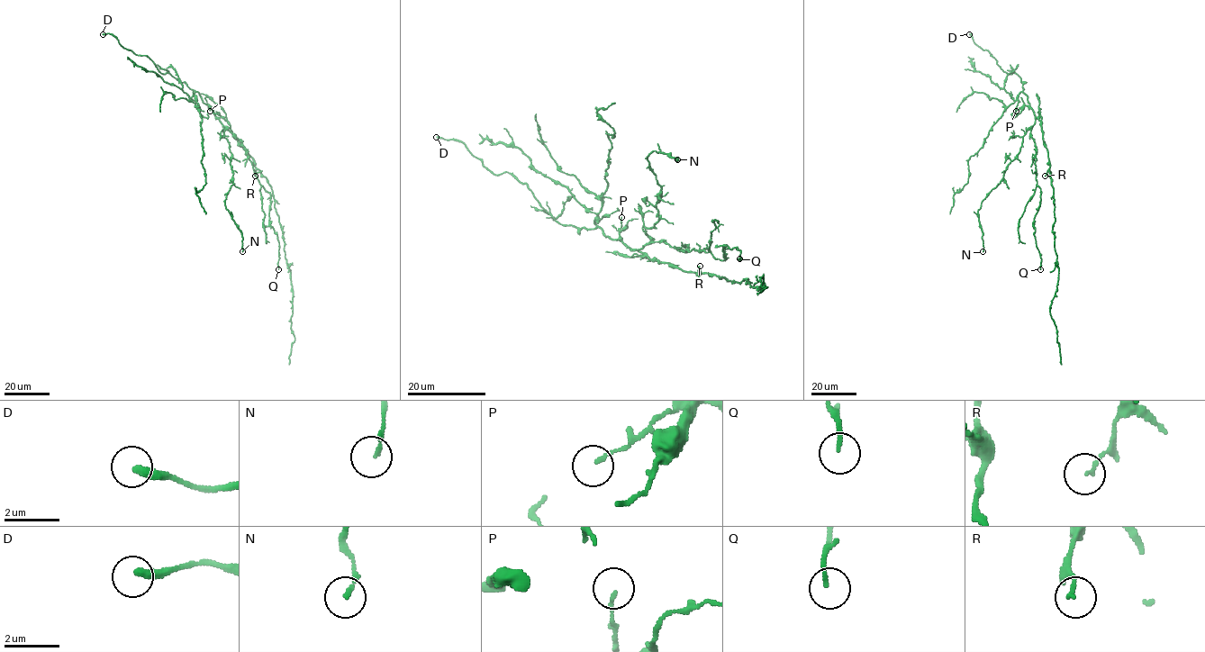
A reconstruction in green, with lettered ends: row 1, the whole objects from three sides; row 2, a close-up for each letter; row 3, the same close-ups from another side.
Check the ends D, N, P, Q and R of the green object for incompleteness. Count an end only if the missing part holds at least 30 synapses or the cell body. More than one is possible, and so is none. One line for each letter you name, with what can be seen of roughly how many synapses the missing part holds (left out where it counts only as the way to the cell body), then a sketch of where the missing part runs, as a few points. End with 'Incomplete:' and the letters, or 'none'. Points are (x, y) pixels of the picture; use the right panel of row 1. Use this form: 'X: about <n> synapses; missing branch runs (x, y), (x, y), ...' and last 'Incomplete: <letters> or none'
D: missing branch runs (969, 34), (961, 34), (949, 22), (921, 20), (910, 22)
Incomplete: D

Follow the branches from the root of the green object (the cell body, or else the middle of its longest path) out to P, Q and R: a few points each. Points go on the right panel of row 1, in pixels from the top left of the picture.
P: (1046, 147), (1042, 122), (1033, 111), (1026, 105), (1016, 111)
Q: (1046, 147), (1042, 122), (1037, 117), (1030, 136), (1036, 148), (1036, 179), (1041, 192), (1033, 226), (1040, 269)
R: (1046, 147), (1049, 167), (1045, 176)

